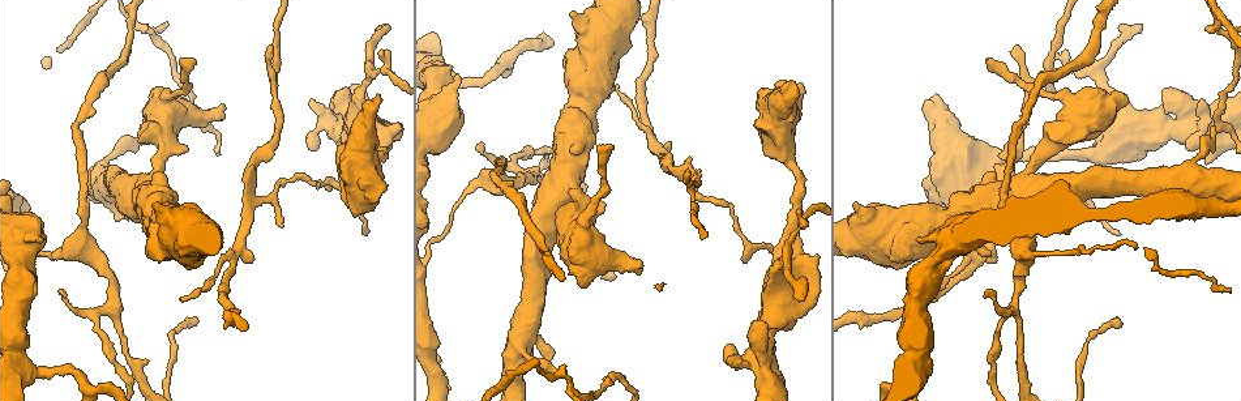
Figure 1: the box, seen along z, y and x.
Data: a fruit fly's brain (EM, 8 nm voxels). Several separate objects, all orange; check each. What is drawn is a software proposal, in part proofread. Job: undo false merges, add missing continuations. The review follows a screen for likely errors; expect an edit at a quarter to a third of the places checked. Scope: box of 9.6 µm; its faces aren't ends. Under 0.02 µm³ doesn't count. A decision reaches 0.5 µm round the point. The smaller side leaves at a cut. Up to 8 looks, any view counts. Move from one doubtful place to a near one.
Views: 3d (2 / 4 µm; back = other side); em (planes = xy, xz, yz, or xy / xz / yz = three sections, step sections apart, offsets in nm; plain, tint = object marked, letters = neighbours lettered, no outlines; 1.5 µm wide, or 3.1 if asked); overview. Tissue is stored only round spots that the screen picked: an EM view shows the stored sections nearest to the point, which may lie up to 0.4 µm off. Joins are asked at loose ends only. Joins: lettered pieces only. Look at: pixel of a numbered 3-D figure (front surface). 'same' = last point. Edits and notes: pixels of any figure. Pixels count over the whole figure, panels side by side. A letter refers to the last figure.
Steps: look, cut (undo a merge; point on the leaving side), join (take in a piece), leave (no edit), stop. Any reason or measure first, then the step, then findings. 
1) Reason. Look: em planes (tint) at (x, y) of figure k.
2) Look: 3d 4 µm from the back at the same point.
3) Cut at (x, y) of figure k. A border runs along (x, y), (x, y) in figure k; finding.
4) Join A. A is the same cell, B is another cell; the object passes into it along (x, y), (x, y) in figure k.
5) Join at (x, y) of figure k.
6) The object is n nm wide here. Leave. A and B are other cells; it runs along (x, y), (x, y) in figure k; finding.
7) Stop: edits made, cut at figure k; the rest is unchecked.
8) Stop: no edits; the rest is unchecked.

Branch stops here. Look: em yz step 4 (tint) at (1212, 129) of figure 1.

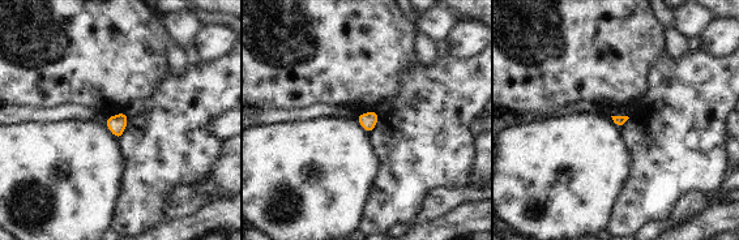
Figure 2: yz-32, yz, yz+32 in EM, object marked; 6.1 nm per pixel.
Look: em planes (tint) at the same point.

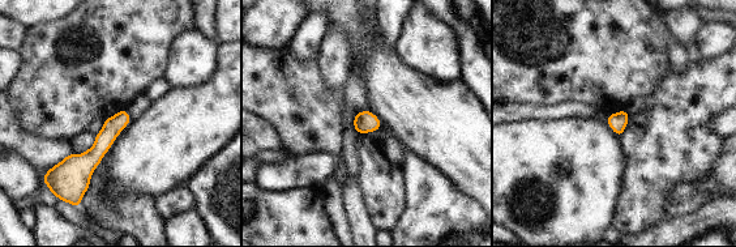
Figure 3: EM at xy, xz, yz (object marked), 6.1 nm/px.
Look: em planes (letters) at the same point.

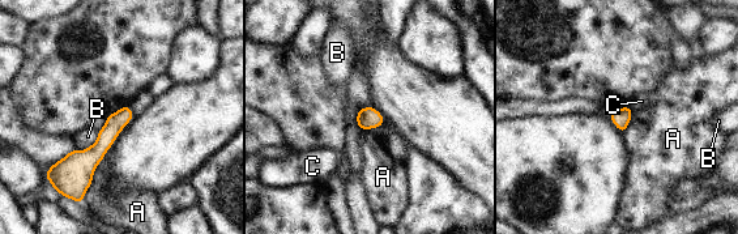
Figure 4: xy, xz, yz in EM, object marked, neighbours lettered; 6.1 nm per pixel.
The longest contact is with A, 300 nm. Leave. A, B and C are other cells; it runs along (126, 109), (79, 169), (79, 184) in figure 4; no lettered piece goes on from it.

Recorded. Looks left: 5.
An open end. Look: em yz step 4 (letters) at (312, 98) of figure 1.

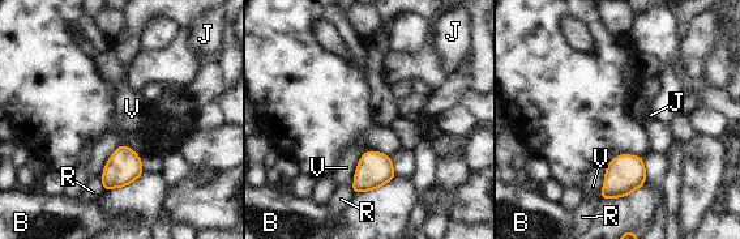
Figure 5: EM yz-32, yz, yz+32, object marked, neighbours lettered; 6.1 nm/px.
Cut it another way. Look: em planes (letters) at the same point.

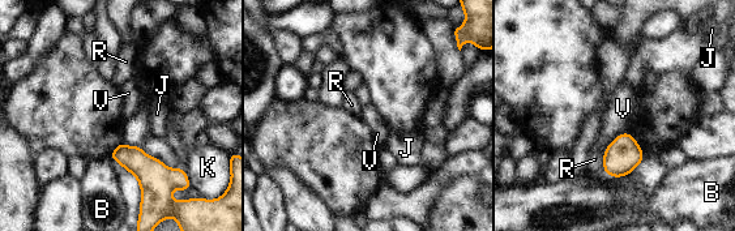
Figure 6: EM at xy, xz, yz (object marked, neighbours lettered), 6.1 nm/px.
Leave. B, J, K, R and V are other cells; a border runs along (628, 132), (622, 132), (603, 153) in figure 6; none of them fits.

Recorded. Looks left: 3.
Free end. Look: 3d 2 µm at (934, 302) of figure 1.

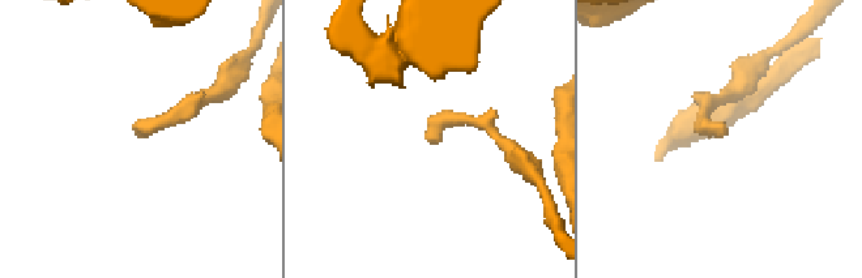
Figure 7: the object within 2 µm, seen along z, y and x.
Need the tissue. Look: em xz step 4 (letters) at (724, 125) of figure 7.

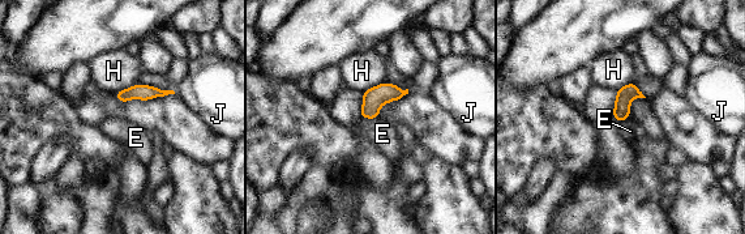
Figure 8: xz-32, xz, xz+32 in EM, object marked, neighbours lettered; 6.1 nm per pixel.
The longest contact is with H, 170 nm. Leave. E, H and J are other cells; it runs along (161, 93), (129, 93), (120, 96) in figure 8; none of them fits.

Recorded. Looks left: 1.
Stop: no edits; the rest is unchecked.

